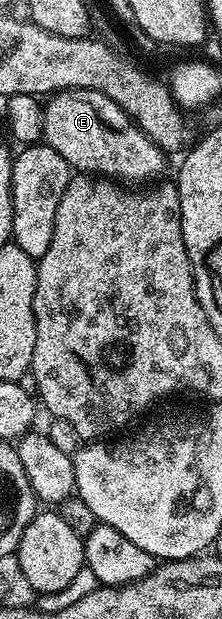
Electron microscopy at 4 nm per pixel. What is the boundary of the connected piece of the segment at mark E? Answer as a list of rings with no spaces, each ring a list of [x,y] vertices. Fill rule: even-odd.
[[[69,88],[49,95],[47,100],[48,105],[46,102],[42,108],[44,121],[42,140],[54,150],[58,150],[58,154],[62,154],[69,169],[80,174],[99,174],[105,178],[119,178],[124,182],[148,179],[151,181],[156,178],[151,178],[151,176],[156,176],[163,170],[165,153],[136,127],[135,123],[117,107],[106,93],[91,92],[89,88]]]

